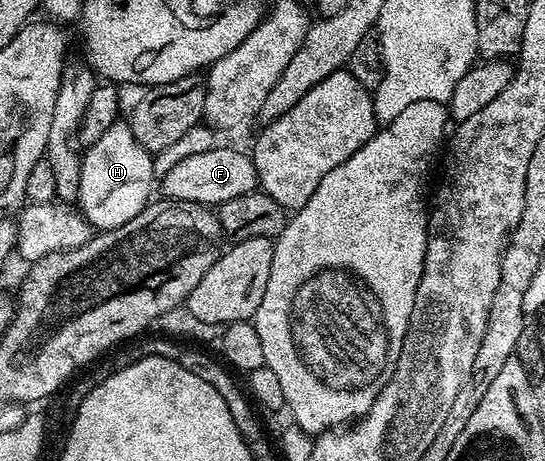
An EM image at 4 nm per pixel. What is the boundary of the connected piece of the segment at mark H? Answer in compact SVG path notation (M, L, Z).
M120 122L109 126L109 130L82 153L77 204L84 219L94 229L125 226L125 222L137 218L137 214L147 207L152 199L151 183L154 180L156 183L152 153L139 145L130 123Z

